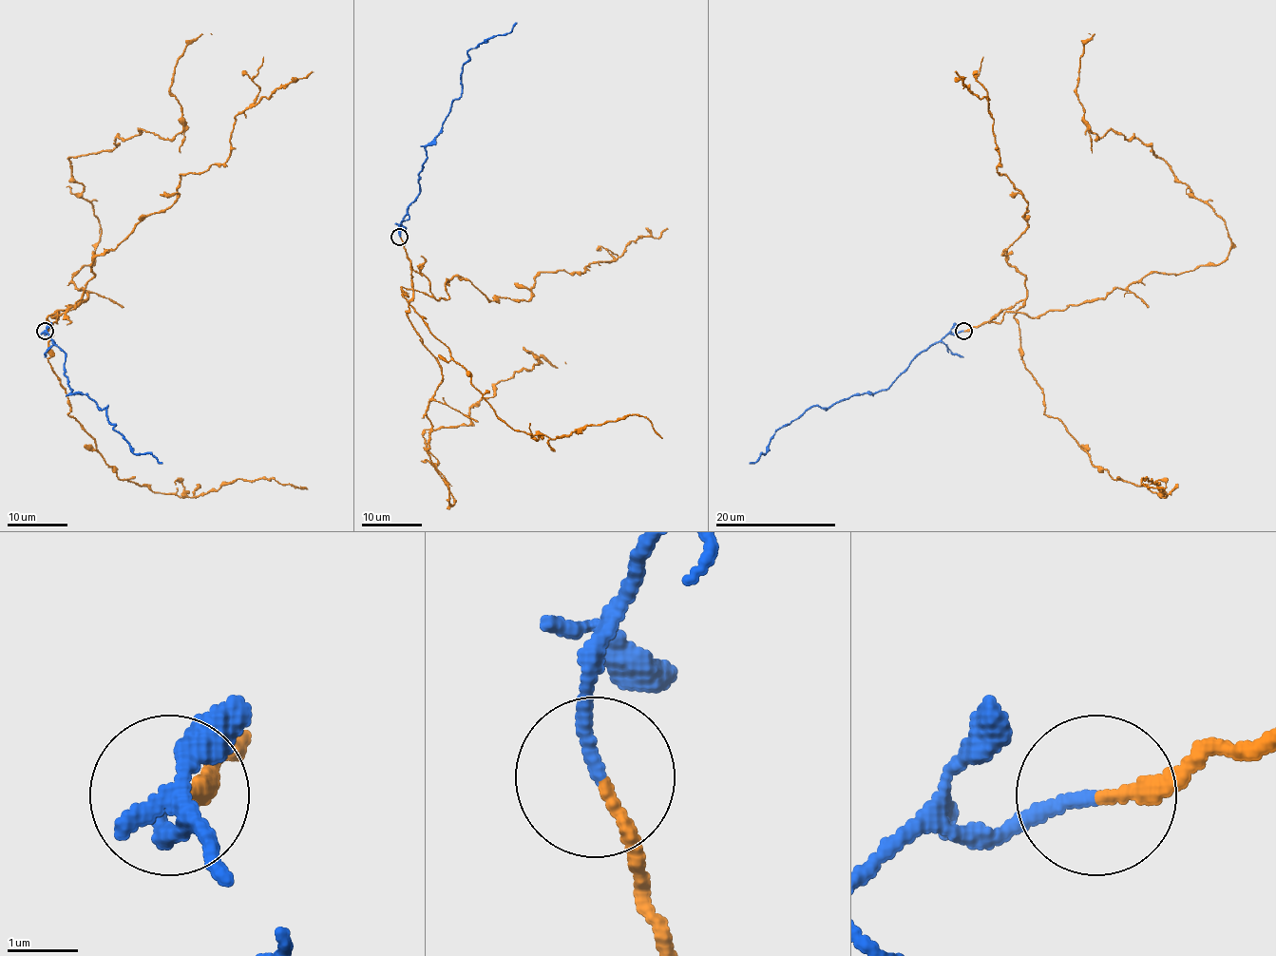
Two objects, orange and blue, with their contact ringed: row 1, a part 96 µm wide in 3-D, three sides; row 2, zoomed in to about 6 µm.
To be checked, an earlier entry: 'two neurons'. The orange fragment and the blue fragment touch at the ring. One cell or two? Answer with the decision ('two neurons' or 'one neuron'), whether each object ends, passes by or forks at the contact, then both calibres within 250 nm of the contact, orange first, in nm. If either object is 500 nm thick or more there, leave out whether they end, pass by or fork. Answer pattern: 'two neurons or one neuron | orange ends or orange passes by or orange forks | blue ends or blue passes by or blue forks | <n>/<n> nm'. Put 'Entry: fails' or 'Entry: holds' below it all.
two neurons | orange ends | blue ends | 180/180 nm
Entry: holds

